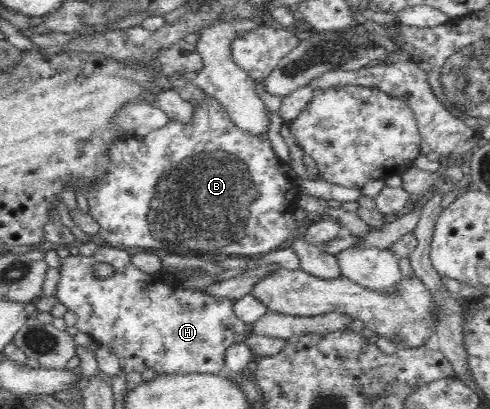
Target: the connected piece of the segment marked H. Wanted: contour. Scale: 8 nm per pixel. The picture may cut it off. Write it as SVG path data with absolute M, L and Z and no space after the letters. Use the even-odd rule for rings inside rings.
M98 243L98 250L95 252L95 254L91 256L84 256L74 253L74 255L61 258L60 264L60 281L57 284L56 292L53 296L55 296L56 300L61 304L64 304L67 307L67 310L73 310L73 312L77 314L78 321L76 322L76 327L79 331L83 332L83 334L88 334L92 339L95 340L97 344L103 344L103 346L107 346L107 348L109 348L113 354L116 354L120 362L120 370L123 372L139 372L139 374L142 374L142 372L149 370L149 368L154 370L159 375L185 375L188 373L219 374L226 371L225 350L228 350L229 346L235 344L235 340L237 340L237 336L239 336L239 334L243 334L243 332L245 332L246 322L243 322L243 320L237 317L235 311L233 311L233 304L235 304L235 299L215 297L213 295L209 295L209 293L205 293L205 291L198 289L185 289L181 287L180 282L173 286L169 286L163 282L163 279L161 279L161 272L159 272L157 275L152 275L149 277L149 274L139 270L139 268L137 268L129 260L127 249L119 249L116 247L103 245L101 243ZM96 262L107 262L111 264L115 270L114 275L106 279L99 279L93 275L93 265Z

